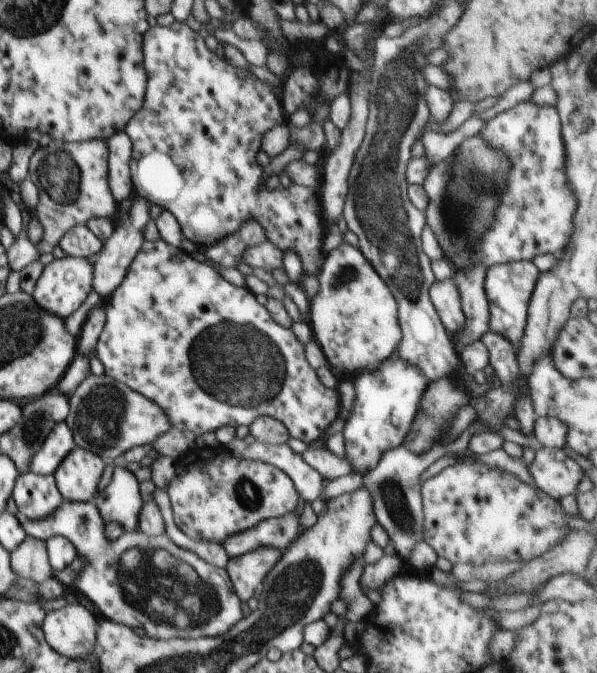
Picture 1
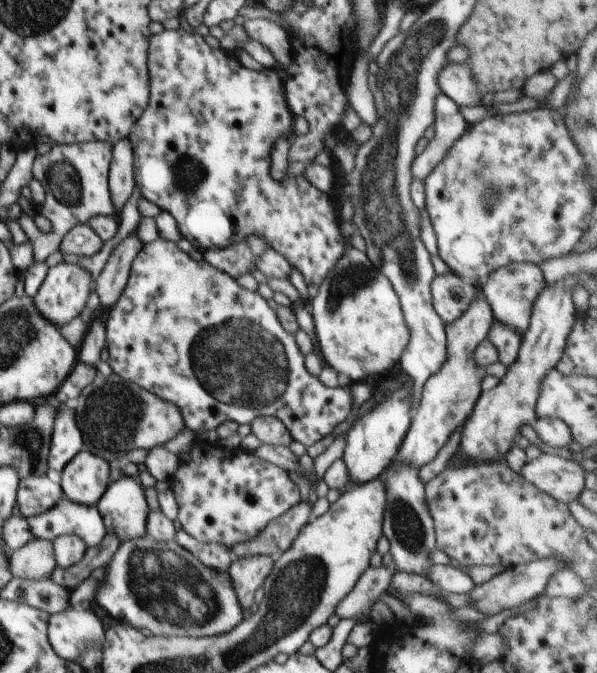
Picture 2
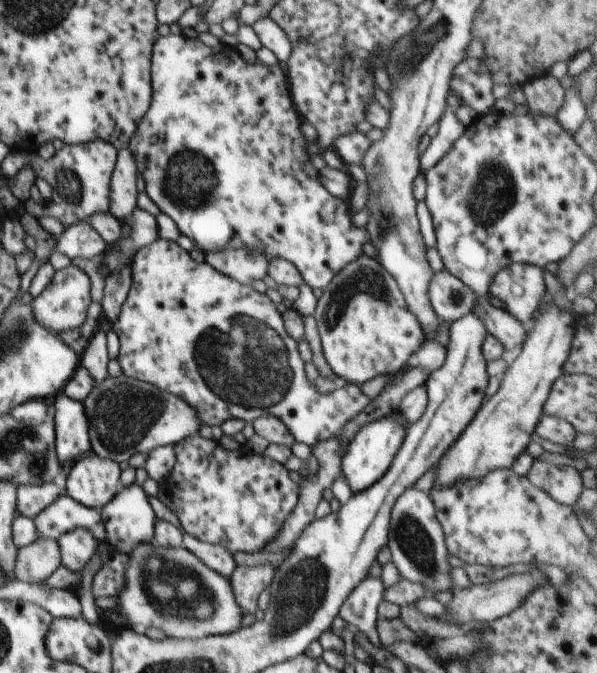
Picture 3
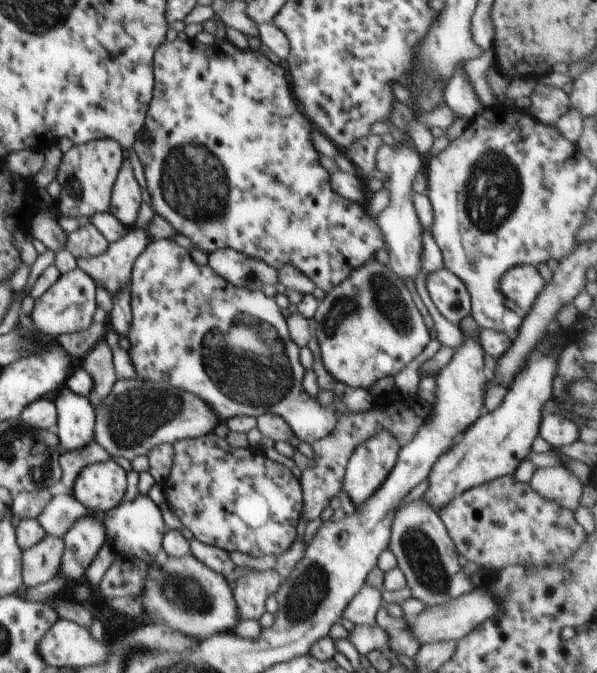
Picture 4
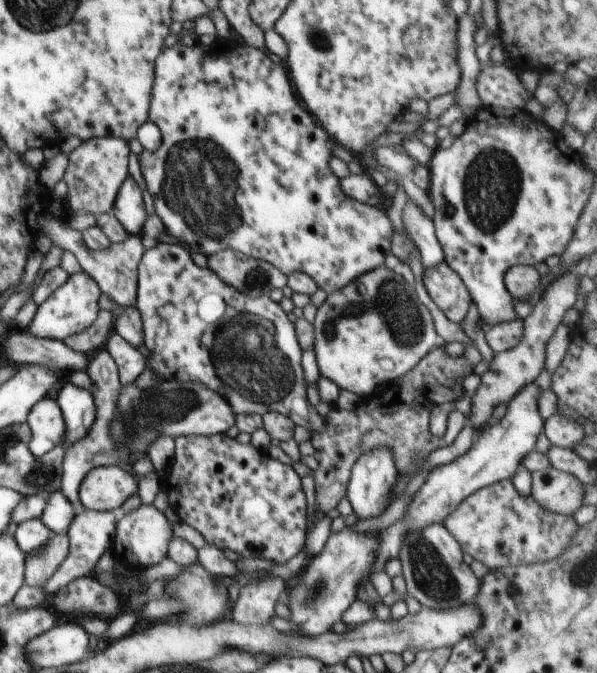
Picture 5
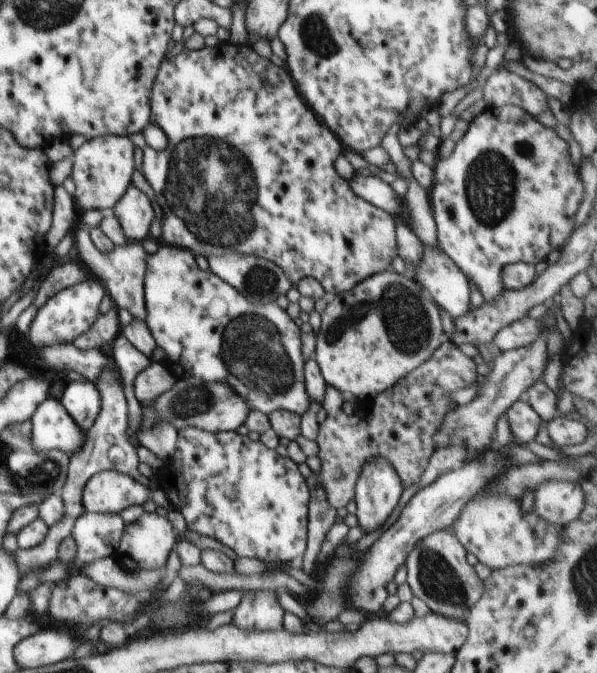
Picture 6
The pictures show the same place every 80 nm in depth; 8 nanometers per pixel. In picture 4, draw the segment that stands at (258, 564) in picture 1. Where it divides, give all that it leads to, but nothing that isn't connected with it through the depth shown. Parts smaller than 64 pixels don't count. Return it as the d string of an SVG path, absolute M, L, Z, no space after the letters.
M274 569L254 571L242 576L233 588L240 621L255 620L266 612L266 600L280 588L282 576Z

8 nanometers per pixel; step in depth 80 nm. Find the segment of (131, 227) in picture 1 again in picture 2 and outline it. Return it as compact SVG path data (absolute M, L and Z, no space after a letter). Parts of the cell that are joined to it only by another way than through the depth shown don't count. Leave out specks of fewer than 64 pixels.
M132 232L115 250L96 280L95 292L101 305L110 310L118 302L127 285L131 266L142 248L140 239Z

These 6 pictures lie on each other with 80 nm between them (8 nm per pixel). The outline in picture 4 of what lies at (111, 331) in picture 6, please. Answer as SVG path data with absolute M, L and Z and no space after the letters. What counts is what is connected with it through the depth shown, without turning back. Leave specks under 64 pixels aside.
M97 306L92 324L86 330L60 334L56 341L71 357L84 358L100 341L104 340L108 318L109 314Z

